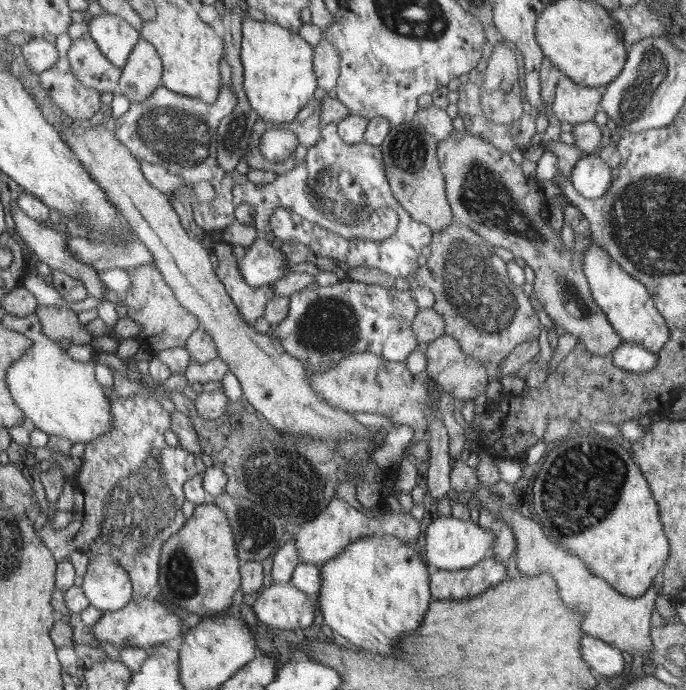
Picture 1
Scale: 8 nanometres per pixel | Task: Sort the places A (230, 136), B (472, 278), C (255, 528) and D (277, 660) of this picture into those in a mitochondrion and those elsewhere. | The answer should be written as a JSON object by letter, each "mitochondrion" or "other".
{"A":"mitochondrion","B":"mitochondrion","C":"mitochondrion","D":"other"}

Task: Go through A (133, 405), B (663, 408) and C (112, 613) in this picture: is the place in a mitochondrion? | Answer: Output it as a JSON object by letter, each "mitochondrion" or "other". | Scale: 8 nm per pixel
{"A":"other","B":"other","C":"other"}

